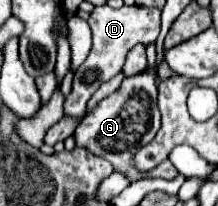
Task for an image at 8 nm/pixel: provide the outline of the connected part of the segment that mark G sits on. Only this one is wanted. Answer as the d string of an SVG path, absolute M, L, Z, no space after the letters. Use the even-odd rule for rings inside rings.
M153 43L147 45L147 59L147 69L133 77L125 77L121 81L121 87L109 97L105 97L93 113L87 113L73 133L77 147L83 147L107 159L113 169L117 173L123 173L129 181L137 181L141 177L175 179L179 175L173 165L159 165L151 173L135 173L135 169L131 169L131 157L139 151L143 143L149 143L161 127L161 115L157 107L157 53Z

